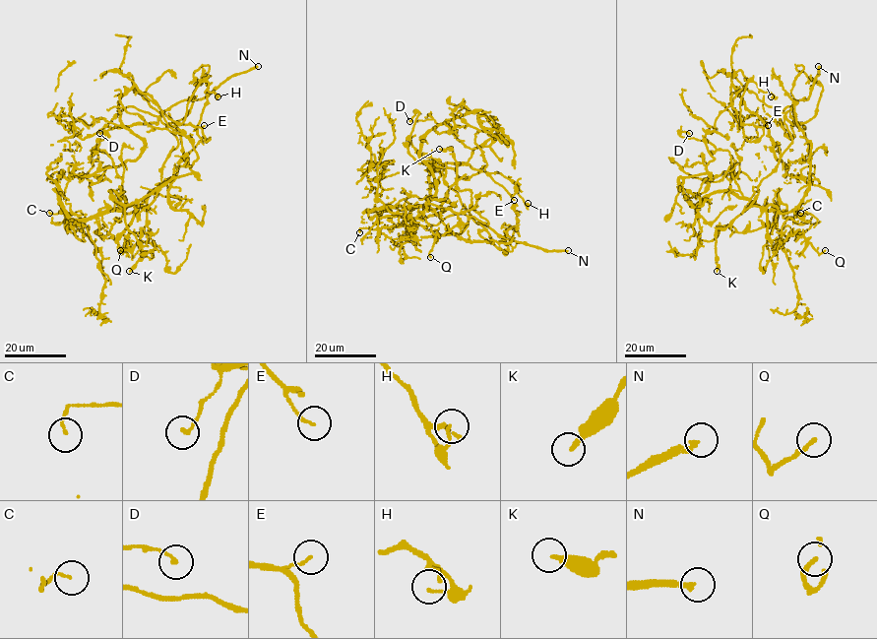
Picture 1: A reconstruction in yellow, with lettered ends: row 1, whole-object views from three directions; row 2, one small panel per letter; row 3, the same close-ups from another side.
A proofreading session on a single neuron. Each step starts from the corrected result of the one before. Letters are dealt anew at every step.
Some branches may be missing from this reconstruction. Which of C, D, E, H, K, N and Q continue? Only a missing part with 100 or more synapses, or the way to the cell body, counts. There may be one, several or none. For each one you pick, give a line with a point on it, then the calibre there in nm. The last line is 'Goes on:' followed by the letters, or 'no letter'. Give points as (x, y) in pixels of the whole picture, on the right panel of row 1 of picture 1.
N: at (818, 66); 220 nm thick
Goes on: N

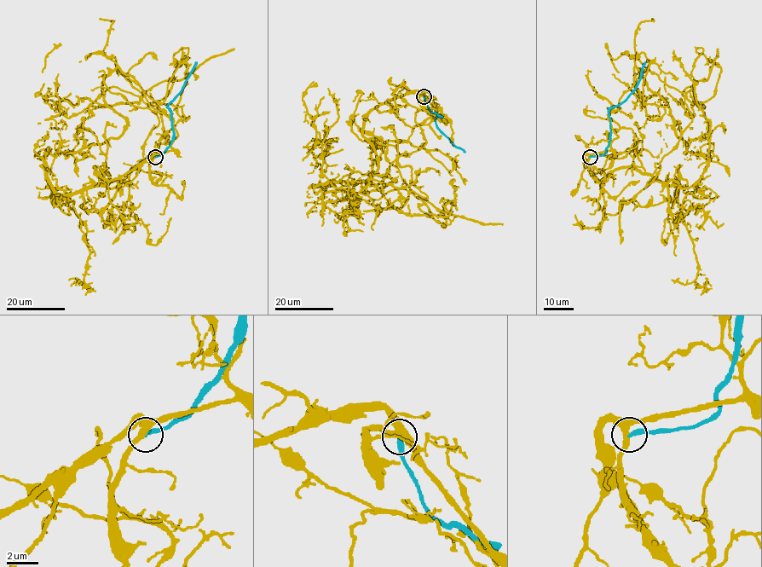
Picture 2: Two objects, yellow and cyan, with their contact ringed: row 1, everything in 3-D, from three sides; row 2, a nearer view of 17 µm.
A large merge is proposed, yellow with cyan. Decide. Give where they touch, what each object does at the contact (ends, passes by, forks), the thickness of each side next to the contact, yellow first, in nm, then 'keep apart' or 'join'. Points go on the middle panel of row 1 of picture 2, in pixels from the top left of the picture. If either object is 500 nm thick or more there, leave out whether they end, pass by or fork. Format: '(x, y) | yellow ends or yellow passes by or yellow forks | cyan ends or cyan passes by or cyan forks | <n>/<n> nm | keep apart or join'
(424, 96) | yellow forks | cyan ends | 320/280 nm | keep apart

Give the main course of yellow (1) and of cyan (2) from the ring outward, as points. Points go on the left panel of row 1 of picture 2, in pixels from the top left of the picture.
1: (156, 157), (113, 179), (94, 168), (113, 188), (158, 148), (151, 103), (187, 48), (176, 80)
2: (156, 157), (164, 152), (173, 134), (170, 111), (167, 107), (182, 88), (195, 61)

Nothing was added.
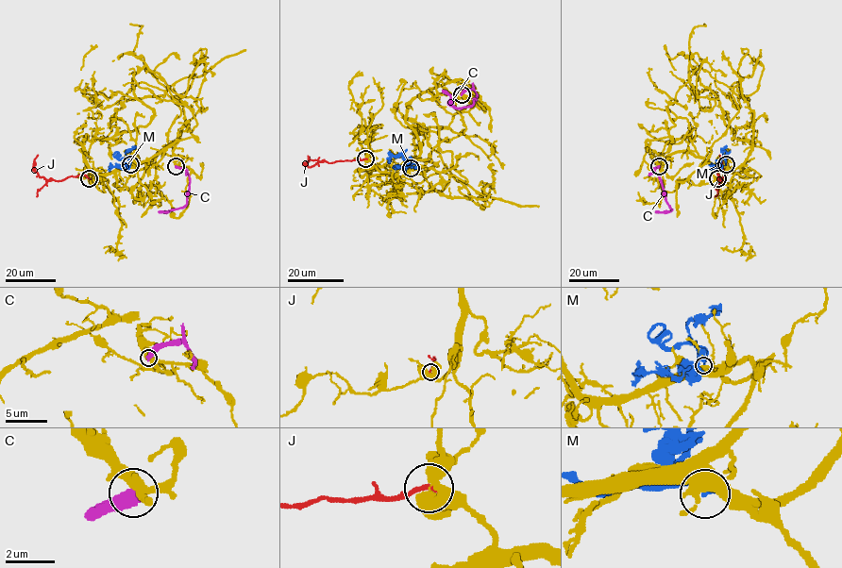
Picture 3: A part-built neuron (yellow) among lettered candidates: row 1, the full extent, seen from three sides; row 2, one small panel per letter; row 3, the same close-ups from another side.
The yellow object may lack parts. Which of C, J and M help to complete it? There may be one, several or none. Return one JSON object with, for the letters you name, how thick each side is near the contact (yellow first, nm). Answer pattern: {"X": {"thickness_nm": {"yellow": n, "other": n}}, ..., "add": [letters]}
{"J": {"thickness_nm": {"yellow": 400, "other": 200}}, "add": ["J"]}

